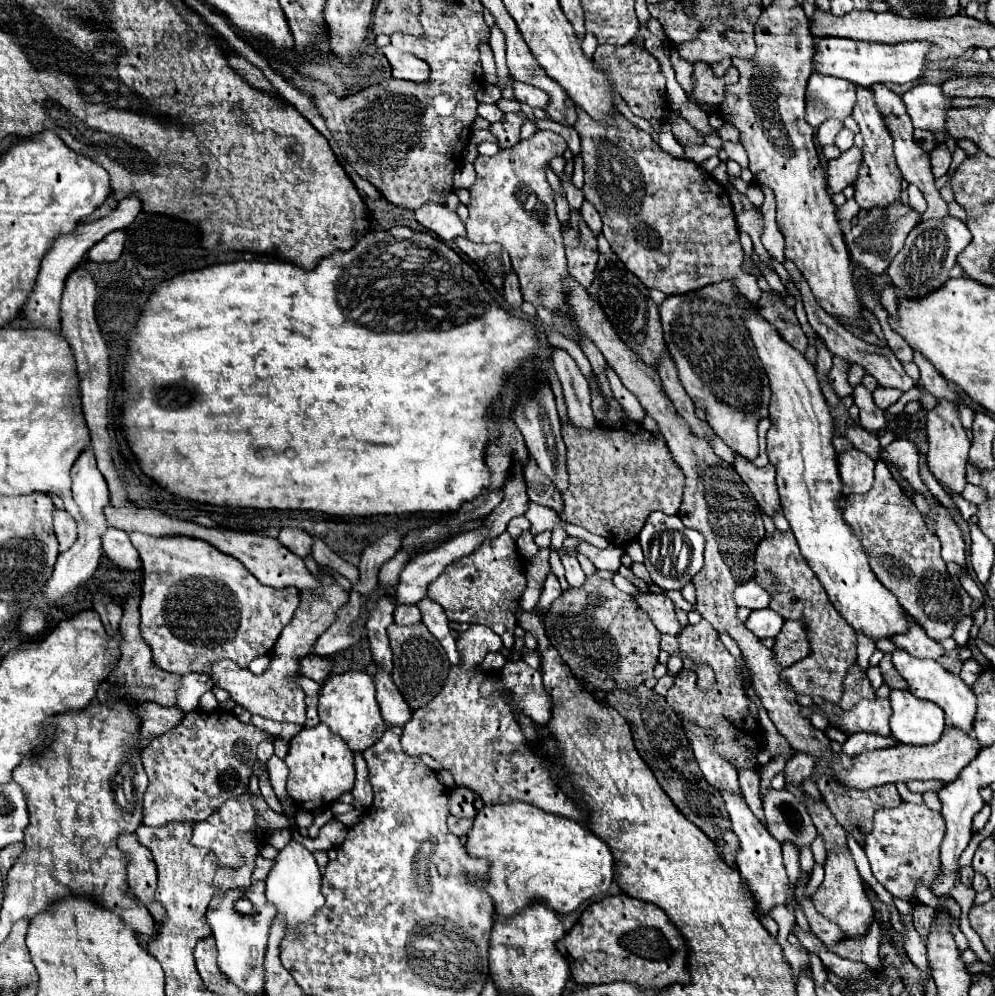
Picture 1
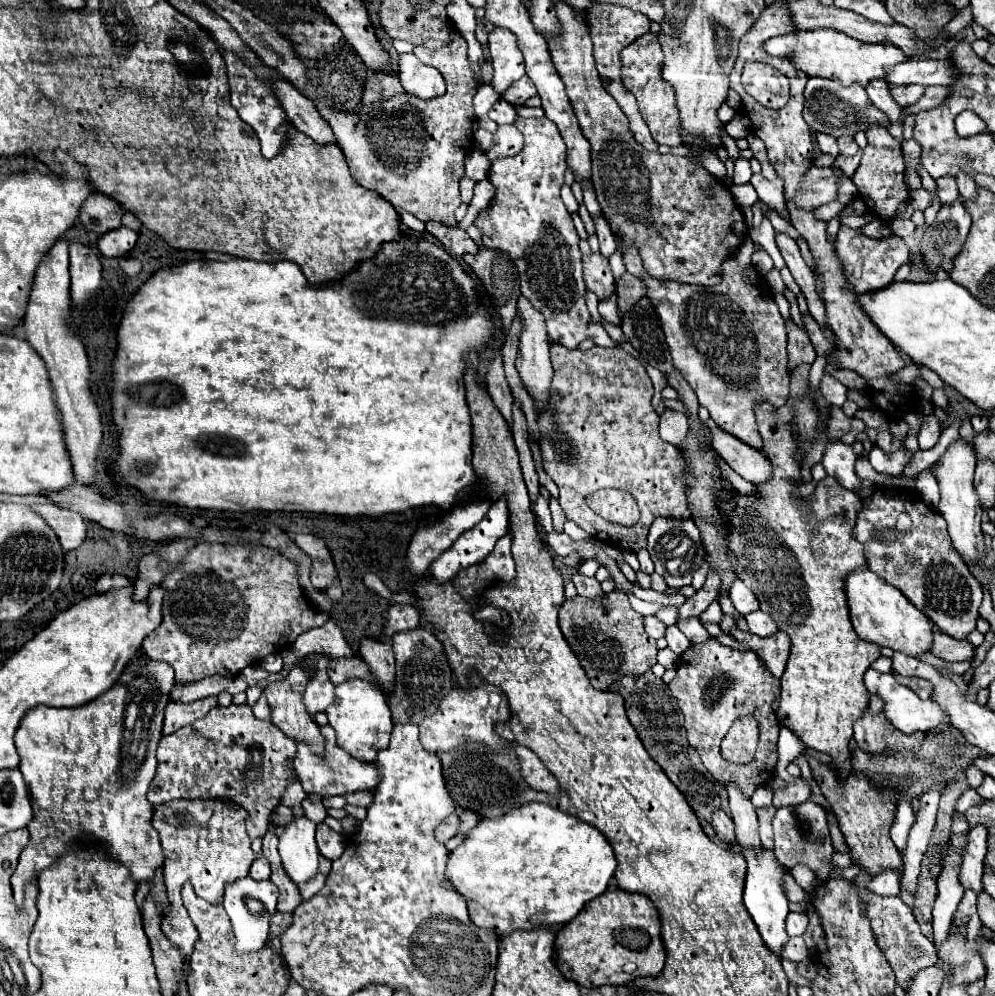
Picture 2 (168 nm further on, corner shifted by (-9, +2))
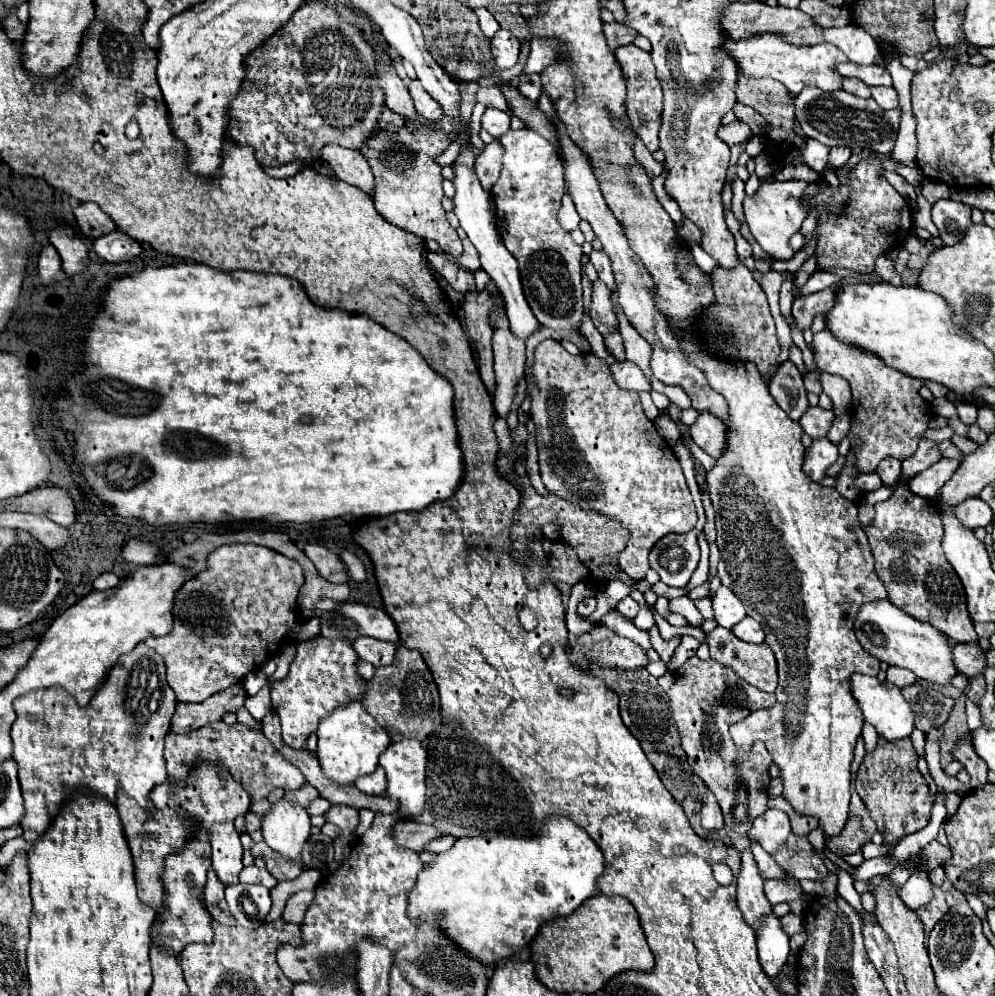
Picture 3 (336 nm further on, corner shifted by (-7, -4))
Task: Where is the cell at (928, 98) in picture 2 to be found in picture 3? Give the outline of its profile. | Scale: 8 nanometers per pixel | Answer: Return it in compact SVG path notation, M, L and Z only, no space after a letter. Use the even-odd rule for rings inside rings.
M804 88L796 98L796 120L800 122L804 136L814 138L826 146L848 146L848 148L872 148L888 154L896 144L900 126L900 108L882 110L874 100L858 98L850 92L822 92L818 88Z

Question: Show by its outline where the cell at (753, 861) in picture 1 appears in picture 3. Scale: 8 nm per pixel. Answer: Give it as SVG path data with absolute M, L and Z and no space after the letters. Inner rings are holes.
M774 912L760 918L758 926L758 958L764 972L770 978L776 978L780 968L786 964L790 954L790 938L782 930L780 916Z

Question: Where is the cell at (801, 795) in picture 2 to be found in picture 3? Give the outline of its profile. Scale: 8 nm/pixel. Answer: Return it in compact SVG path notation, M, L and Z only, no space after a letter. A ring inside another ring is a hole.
M768 810L758 816L748 832L748 838L758 840L762 848L772 854L790 836L790 820L782 810Z

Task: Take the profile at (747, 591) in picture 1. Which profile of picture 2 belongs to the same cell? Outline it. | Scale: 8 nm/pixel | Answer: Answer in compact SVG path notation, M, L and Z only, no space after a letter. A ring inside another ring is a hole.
M734 580L734 582L732 582L732 586L730 586L730 590L728 590L728 596L730 596L734 608L736 608L742 616L758 610L756 596L754 596L740 580Z

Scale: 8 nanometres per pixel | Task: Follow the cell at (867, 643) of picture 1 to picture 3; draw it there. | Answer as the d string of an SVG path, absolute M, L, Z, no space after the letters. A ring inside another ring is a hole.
M854 674L850 678L852 682L852 694L858 700L864 720L874 724L874 728L878 730L878 736L886 738L886 740L898 740L898 738L906 738L912 734L914 730L914 712L910 708L910 702L902 696L900 688L890 684L890 682L880 682L874 676L864 676L864 674Z

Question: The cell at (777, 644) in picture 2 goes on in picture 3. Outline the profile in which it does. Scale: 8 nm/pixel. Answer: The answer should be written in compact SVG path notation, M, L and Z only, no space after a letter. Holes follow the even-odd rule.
M718 626L708 634L708 648L714 660L734 668L748 684L764 692L776 690L776 658L768 644L748 644L738 640L732 630Z

